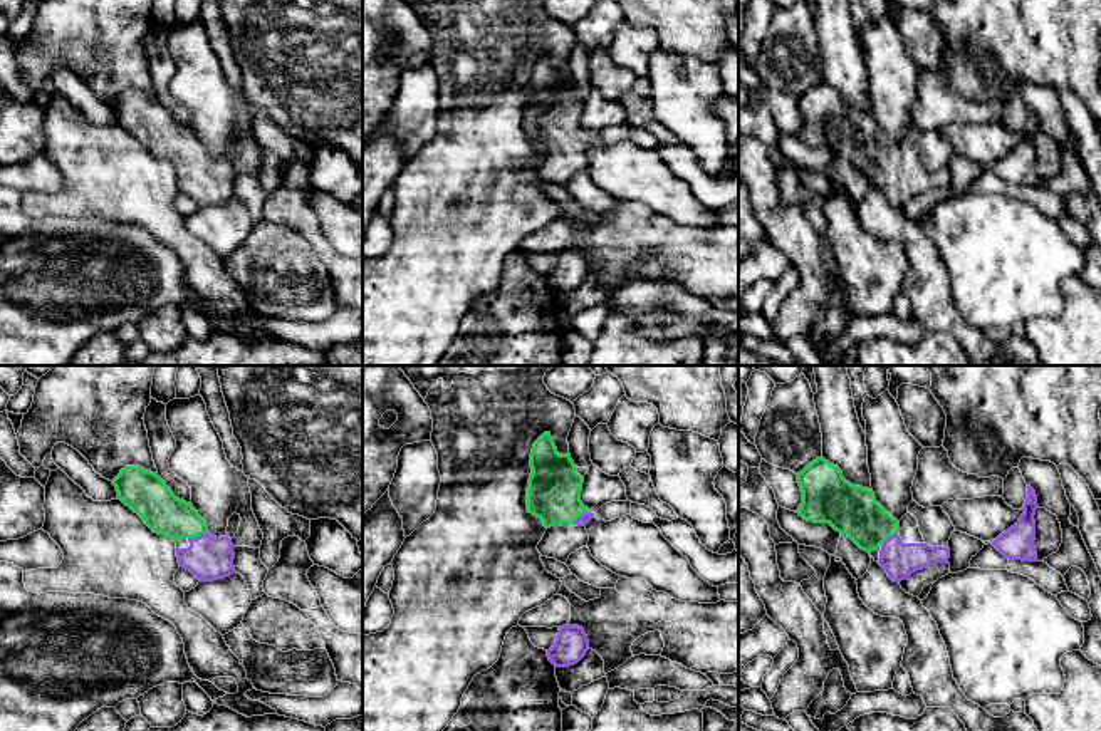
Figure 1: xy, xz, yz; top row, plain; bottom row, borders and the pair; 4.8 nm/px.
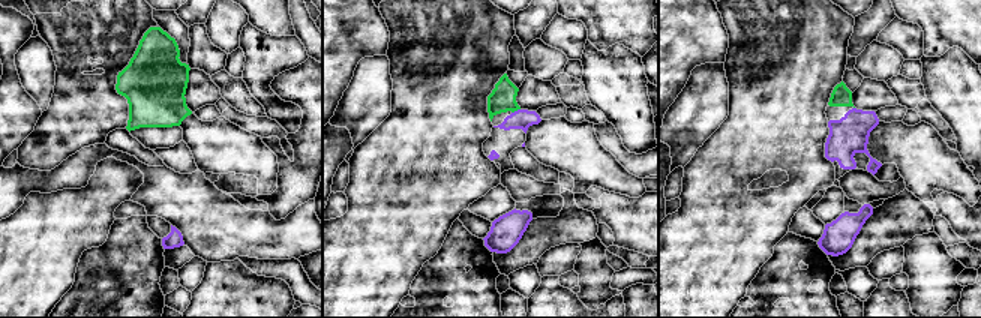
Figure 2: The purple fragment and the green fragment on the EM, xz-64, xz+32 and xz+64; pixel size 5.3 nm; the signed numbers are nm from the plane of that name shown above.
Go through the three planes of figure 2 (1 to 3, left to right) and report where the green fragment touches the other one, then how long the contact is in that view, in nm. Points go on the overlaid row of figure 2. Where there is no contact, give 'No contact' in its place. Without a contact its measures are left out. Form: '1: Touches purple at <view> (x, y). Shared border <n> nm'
1: No contact
2: Touches purple at xz+32 (515, 111). Shared border 50 nm
3: No contact

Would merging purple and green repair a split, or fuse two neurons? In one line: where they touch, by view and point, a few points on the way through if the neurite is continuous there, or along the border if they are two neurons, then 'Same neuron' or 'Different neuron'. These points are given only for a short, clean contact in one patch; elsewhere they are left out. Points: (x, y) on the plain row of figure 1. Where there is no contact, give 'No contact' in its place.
Touches purple at xy (198, 161). Path across: xy (208, 183), (198, 161), (182, 145), (165, 138). Same neuron

